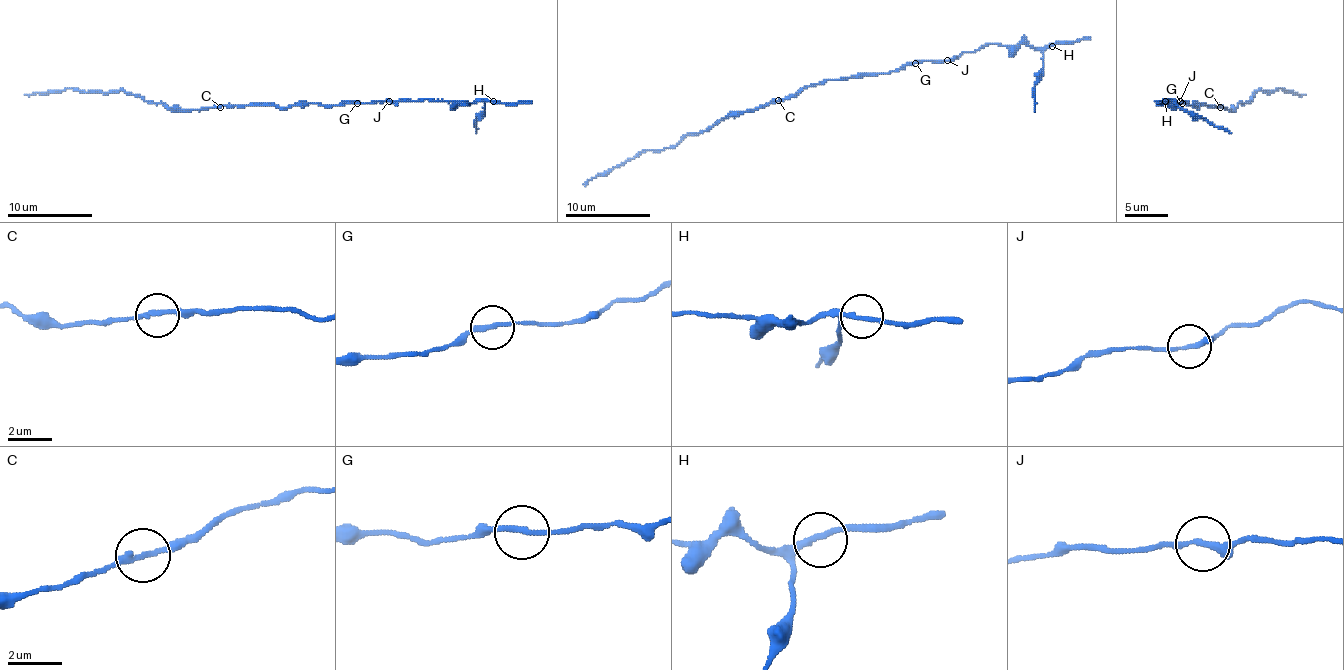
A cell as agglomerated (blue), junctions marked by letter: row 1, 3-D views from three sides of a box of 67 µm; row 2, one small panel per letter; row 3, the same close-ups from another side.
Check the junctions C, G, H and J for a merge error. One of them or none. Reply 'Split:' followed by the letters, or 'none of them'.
Split: none of them

